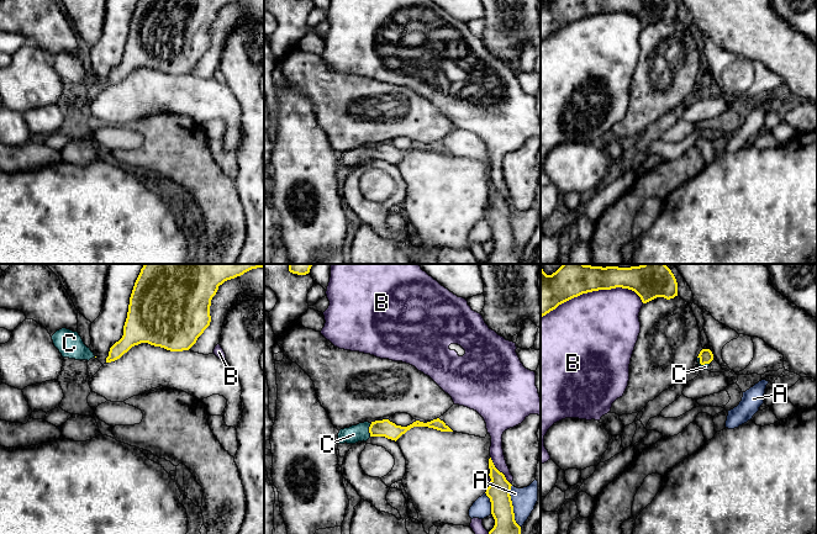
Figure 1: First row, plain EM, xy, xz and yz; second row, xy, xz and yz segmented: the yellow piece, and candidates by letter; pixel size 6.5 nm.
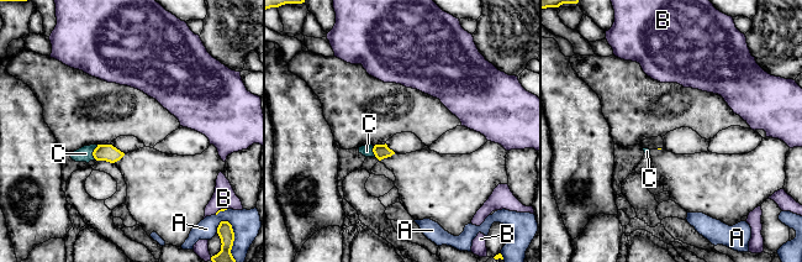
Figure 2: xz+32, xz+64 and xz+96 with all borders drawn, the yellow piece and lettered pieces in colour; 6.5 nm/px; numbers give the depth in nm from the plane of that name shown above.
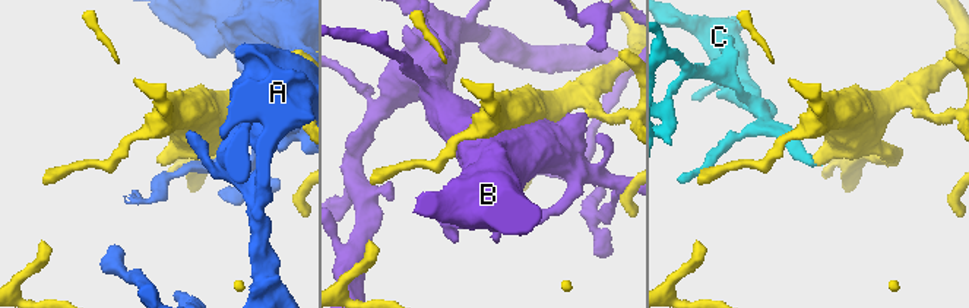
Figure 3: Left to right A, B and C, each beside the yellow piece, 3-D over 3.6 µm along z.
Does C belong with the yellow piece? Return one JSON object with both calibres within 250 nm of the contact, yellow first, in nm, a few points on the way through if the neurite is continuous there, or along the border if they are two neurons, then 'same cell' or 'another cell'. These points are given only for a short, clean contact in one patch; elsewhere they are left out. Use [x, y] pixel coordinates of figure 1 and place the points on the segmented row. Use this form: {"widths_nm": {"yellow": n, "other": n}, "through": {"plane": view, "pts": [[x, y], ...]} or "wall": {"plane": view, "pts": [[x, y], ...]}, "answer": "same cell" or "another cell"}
{"widths_nm": {"yellow": 110, "other": 120}, "through": {"plane": "xz", "pts": [[385, 428], [369, 429], [353, 434]]}, "answer": "same cell"}

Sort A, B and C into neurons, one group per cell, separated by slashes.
A / B / C

